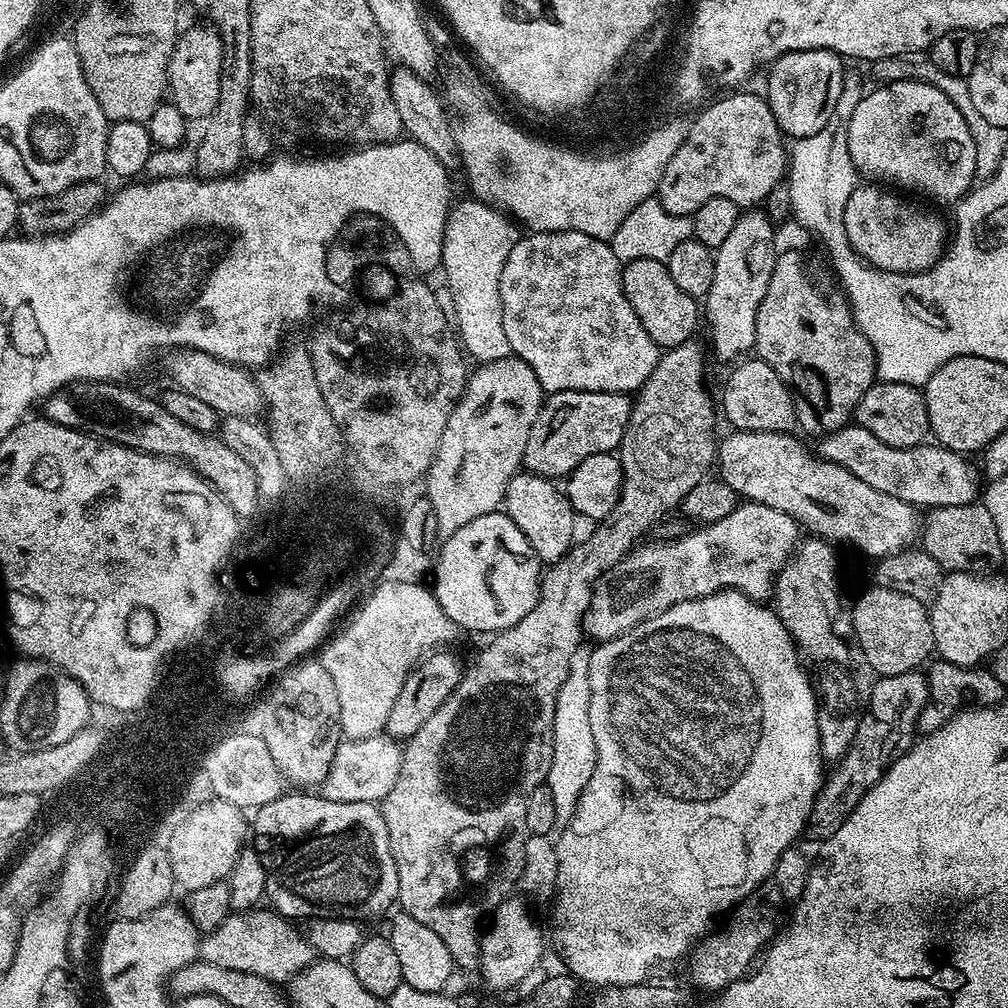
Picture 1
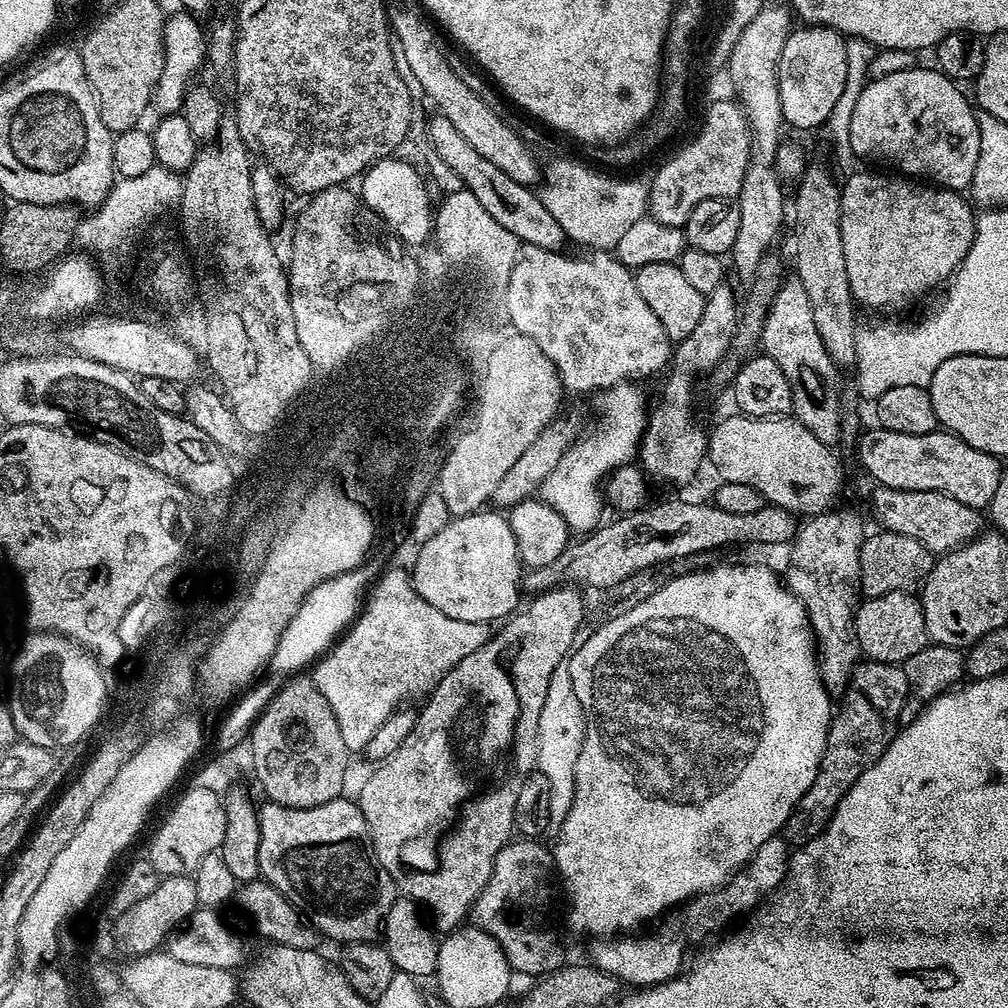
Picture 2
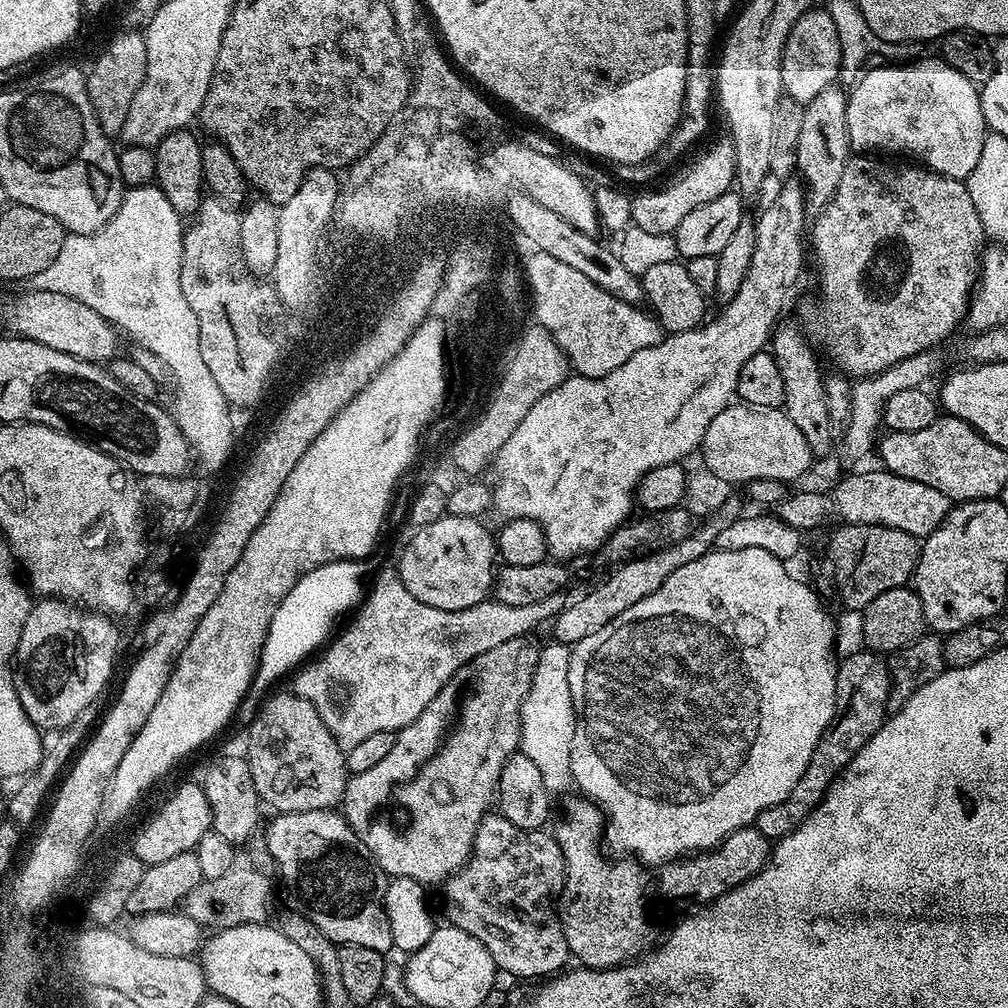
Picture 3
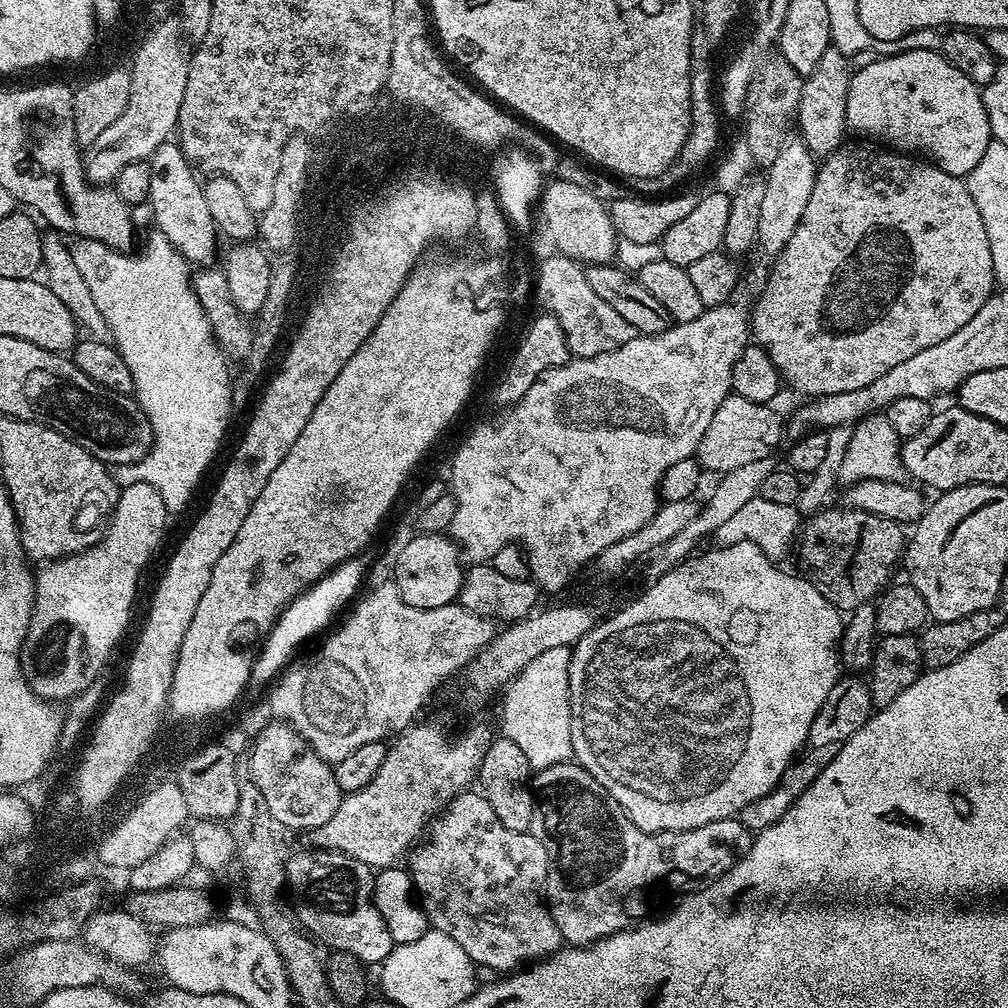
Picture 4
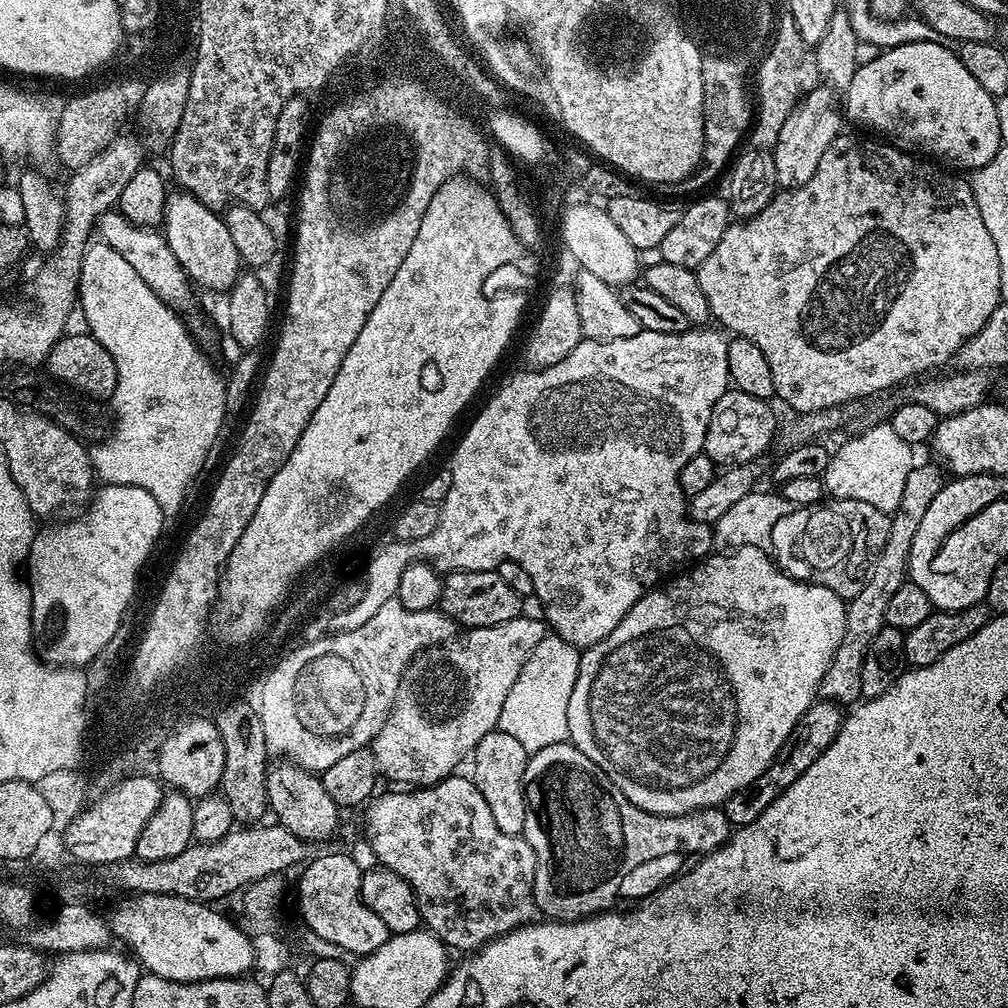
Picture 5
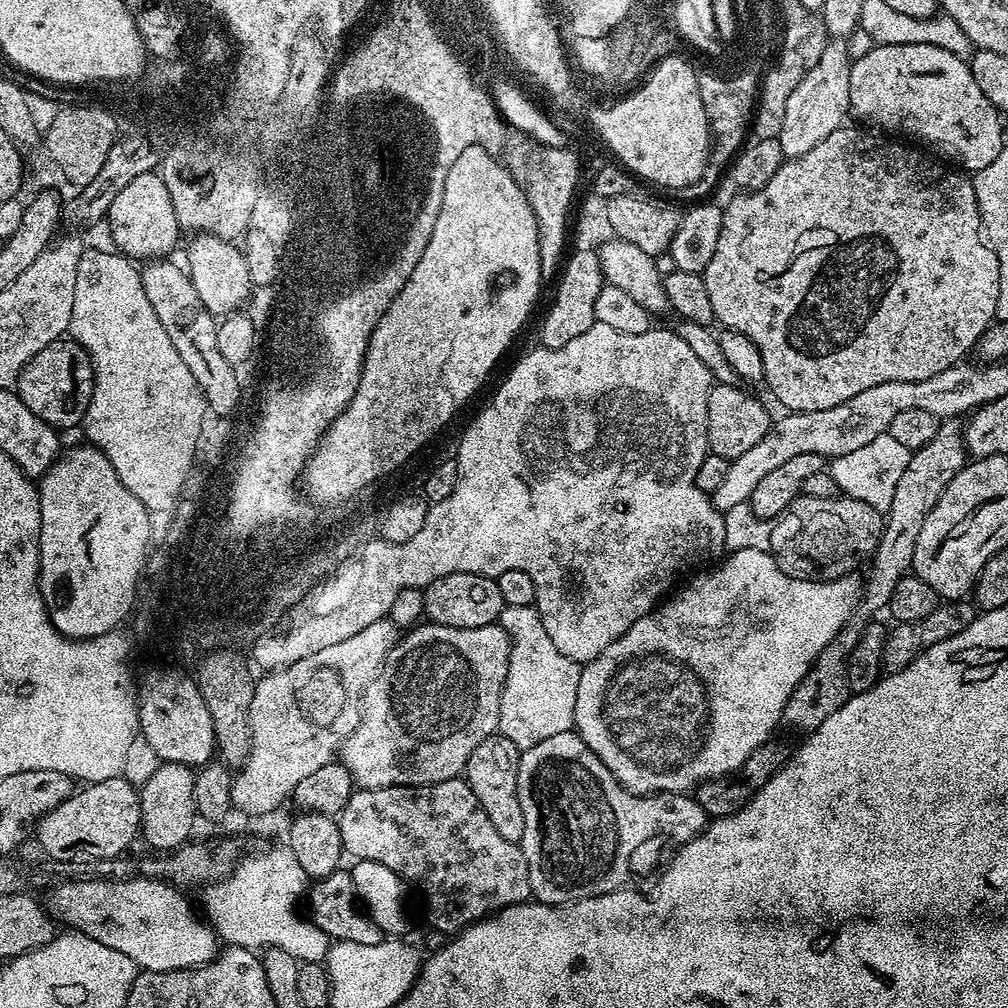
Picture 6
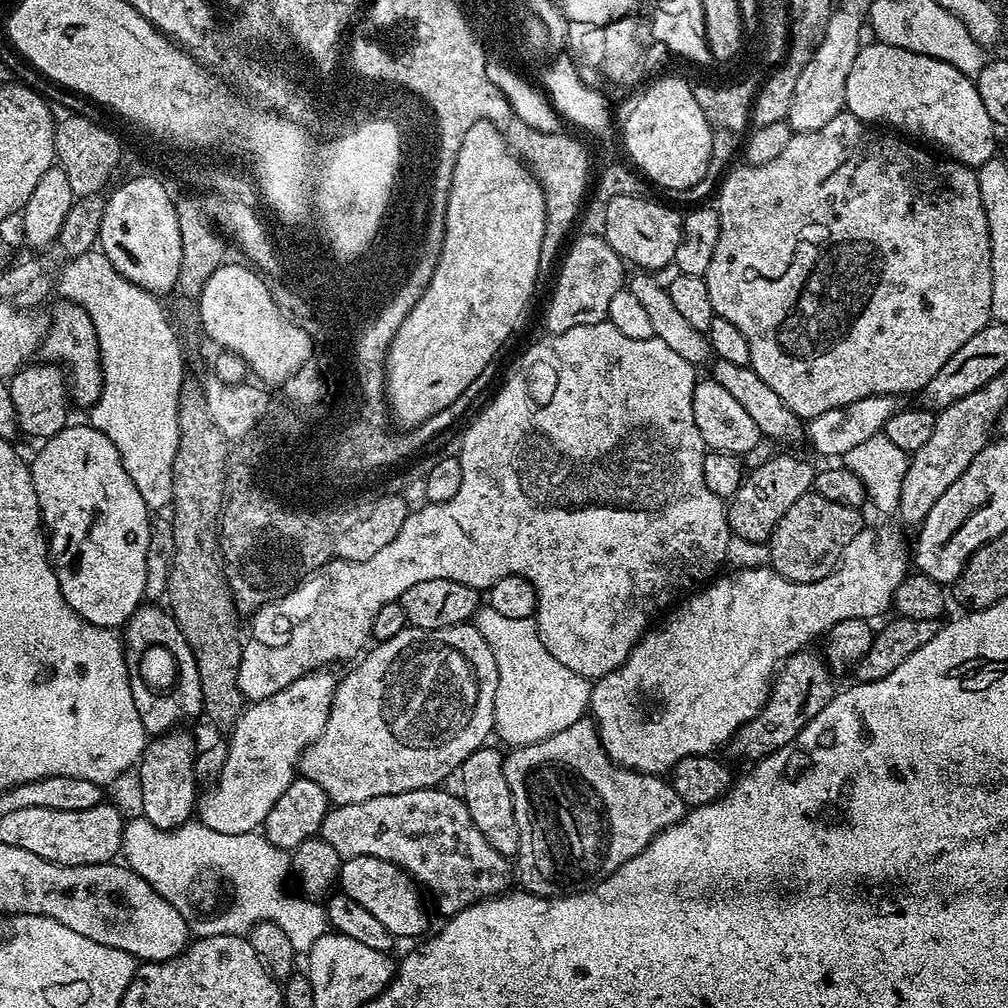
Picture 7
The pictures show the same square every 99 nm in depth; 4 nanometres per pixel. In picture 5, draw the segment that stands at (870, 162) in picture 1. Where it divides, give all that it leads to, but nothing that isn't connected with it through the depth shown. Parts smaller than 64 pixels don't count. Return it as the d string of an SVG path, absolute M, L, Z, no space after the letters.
M929 38L883 49L881 56L875 58L874 62L857 67L850 86L843 93L842 108L847 119L849 116L854 123L869 128L872 131L869 133L901 149L915 150L941 161L949 160L950 163L957 164L952 165L957 169L975 170L986 166L986 162L990 162L990 158L994 158L994 154L1002 146L996 100L990 94L986 94L982 86L978 86L978 81L970 75L970 70L962 66L959 55L947 47L947 43Z

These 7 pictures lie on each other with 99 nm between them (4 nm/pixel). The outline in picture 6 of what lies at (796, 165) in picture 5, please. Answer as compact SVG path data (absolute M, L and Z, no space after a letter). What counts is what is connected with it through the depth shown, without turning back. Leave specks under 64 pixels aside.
M840 38L829 39L826 50L822 50L819 63L811 67L790 94L786 102L785 121L777 140L786 158L792 159L812 150L818 142L834 130L838 130L850 116L850 70L853 60L847 54L845 41Z

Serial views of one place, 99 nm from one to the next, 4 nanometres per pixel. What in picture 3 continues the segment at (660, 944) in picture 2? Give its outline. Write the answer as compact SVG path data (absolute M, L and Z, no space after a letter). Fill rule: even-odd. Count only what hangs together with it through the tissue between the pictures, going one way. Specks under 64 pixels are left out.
M576 794L573 800L565 802L564 821L561 822L560 829L555 829L554 832L564 855L565 878L564 888L558 897L558 915L562 930L566 934L566 946L573 961L576 960L585 968L597 970L618 968L622 964L631 964L633 960L639 960L641 956L657 947L662 936L655 918L648 916L648 900L654 899L656 892L648 888L648 876L644 873L647 871L639 863L628 858L617 859L620 860L617 864L611 864L600 853L602 833L605 828L606 817L601 812L600 806L593 804L583 795ZM754 826L739 828L719 846L706 852L659 865L656 892L668 900L689 900L692 906L711 904L713 900L737 888L764 869L770 859L770 842Z

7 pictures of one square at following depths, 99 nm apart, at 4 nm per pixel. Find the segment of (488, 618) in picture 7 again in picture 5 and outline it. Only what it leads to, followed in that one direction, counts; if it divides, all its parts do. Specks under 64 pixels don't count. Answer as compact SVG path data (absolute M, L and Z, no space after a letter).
M546 634L542 642L534 646L514 686L510 686L510 694L506 694L506 702L502 702L498 728L512 735L529 754L568 740L566 710L570 710L570 694L574 694L574 682L578 678L580 654L581 649L561 636Z

